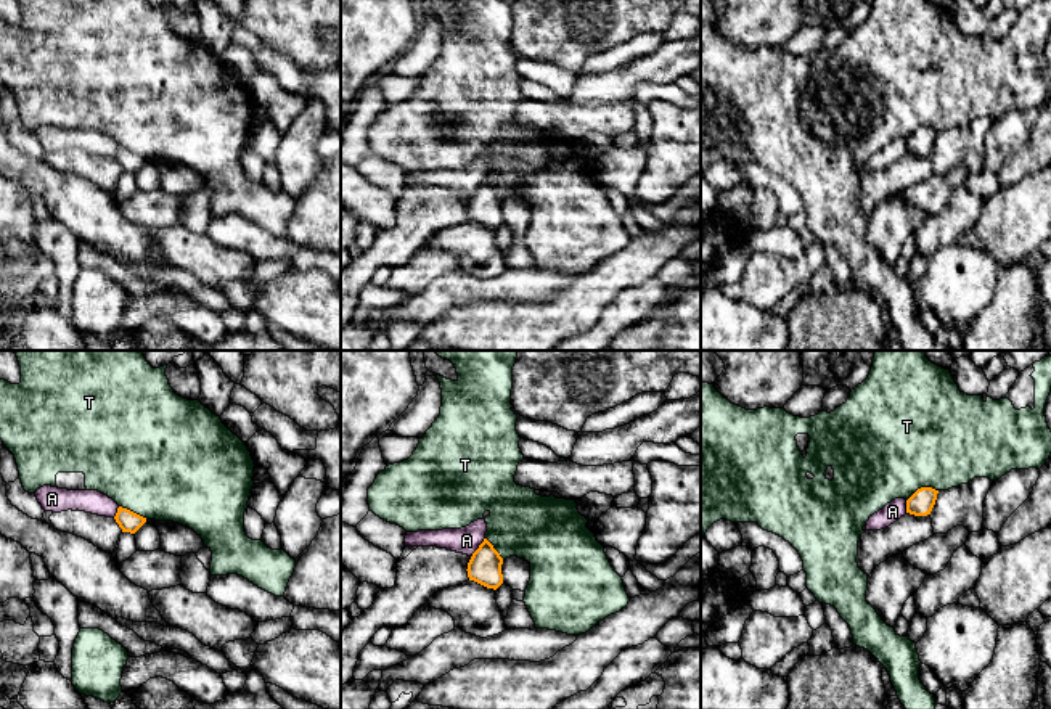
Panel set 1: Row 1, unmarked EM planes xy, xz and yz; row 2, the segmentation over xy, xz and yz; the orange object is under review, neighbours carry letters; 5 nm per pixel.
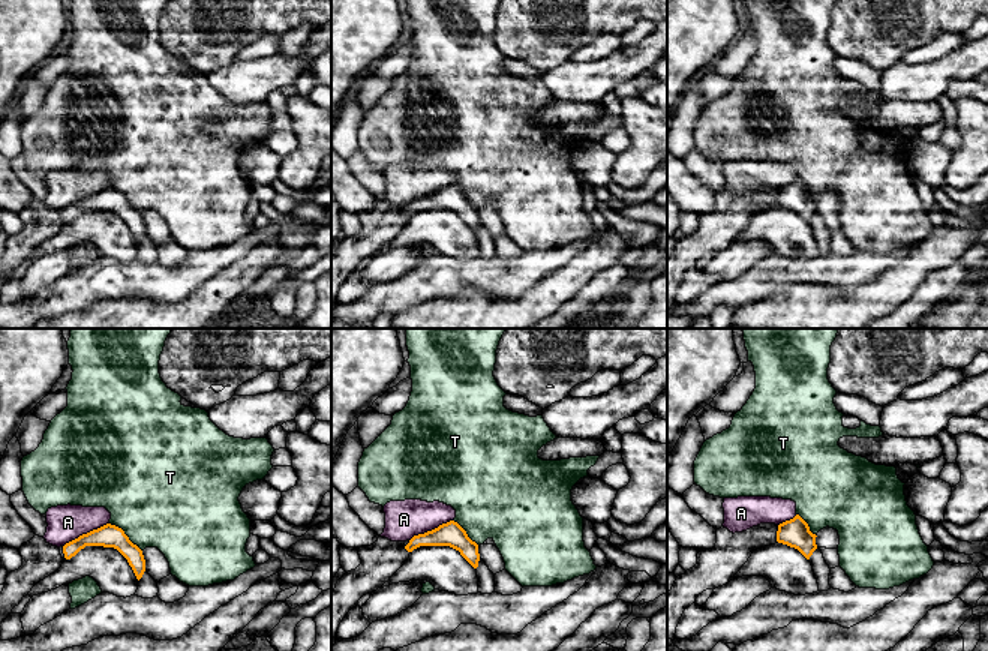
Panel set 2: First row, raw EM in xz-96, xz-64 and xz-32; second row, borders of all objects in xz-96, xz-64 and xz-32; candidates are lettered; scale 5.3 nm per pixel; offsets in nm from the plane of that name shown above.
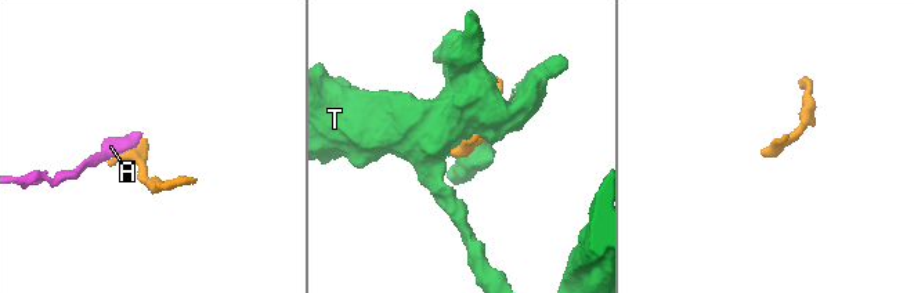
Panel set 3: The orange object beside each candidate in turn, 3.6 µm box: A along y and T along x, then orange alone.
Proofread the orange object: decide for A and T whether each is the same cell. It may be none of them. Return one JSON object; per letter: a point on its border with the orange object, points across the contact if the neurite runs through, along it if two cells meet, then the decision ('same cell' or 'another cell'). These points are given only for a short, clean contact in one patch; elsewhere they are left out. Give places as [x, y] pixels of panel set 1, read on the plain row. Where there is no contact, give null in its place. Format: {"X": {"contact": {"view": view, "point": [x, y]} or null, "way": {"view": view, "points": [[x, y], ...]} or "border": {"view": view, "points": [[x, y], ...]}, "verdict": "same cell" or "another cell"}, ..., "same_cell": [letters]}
{"A": {"contact": {"view": "xz", "point": [479, 187]}, "way": {"view": "xz", "points": [[484, 206], [479, 187], [466, 180]]}, "verdict": "same cell"}, "T": {"contact": {"view": "yz", "point": [921, 127]}, "verdict": "another cell"}, "same_cell": ["A"]}

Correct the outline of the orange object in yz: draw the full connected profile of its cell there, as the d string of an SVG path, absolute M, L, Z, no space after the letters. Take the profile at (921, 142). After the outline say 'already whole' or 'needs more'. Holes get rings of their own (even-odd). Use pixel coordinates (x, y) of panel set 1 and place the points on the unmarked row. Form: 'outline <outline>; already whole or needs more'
outline M932 127L918 129L908 140L895 138L887 143L882 150L869 156L866 161L866 170L881 170L898 161L906 153L914 156L930 154L939 130Z; needs more

